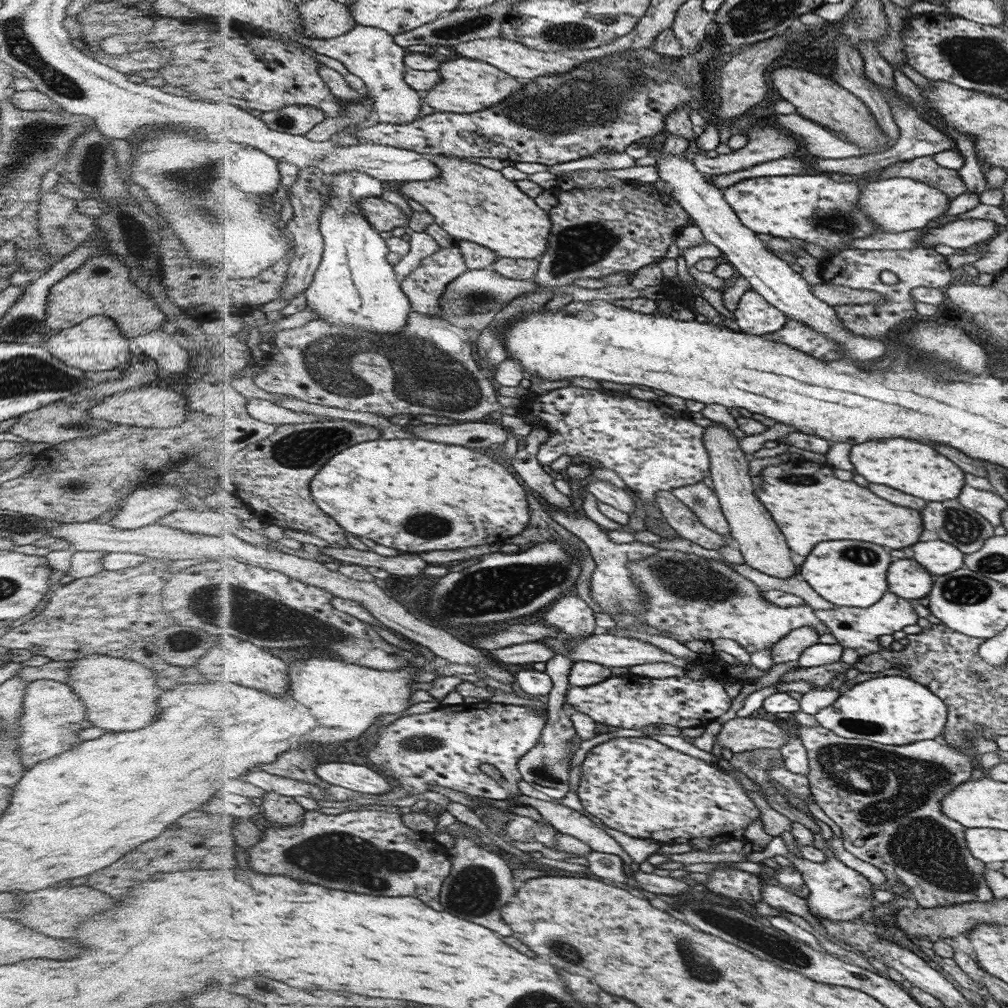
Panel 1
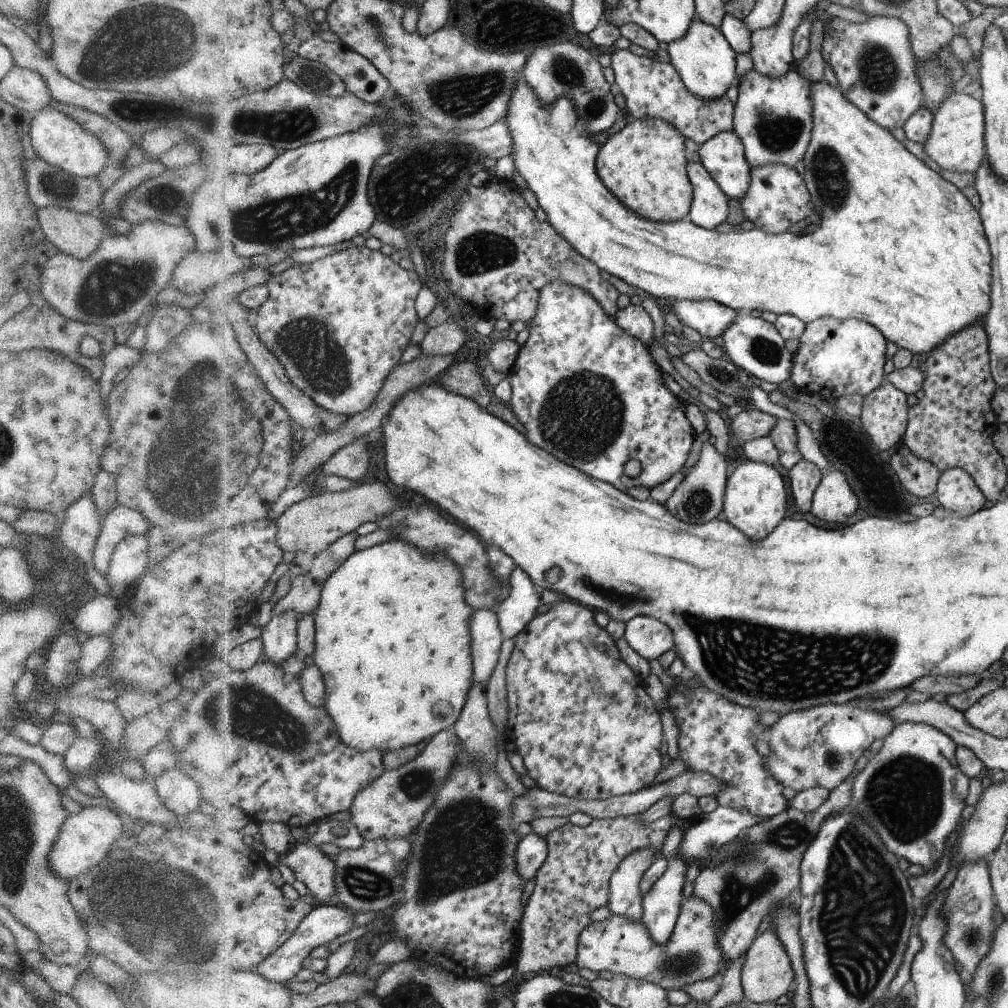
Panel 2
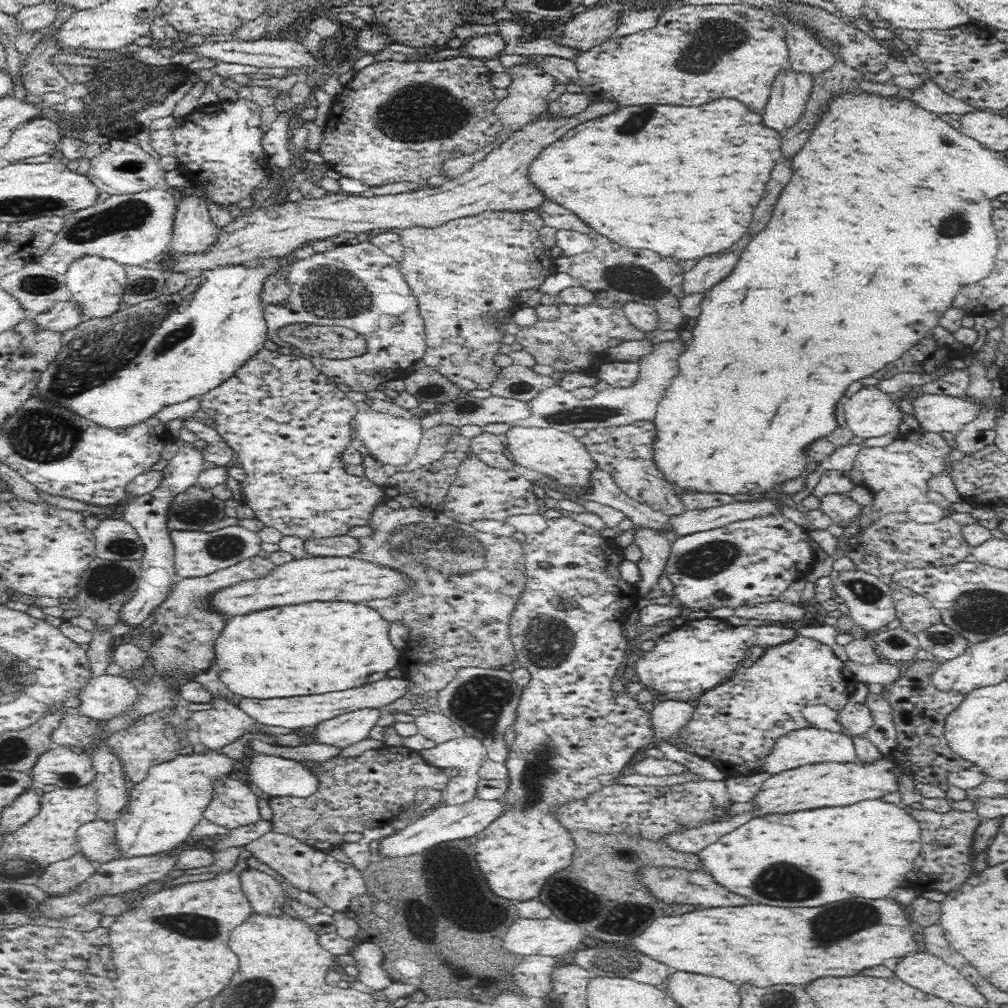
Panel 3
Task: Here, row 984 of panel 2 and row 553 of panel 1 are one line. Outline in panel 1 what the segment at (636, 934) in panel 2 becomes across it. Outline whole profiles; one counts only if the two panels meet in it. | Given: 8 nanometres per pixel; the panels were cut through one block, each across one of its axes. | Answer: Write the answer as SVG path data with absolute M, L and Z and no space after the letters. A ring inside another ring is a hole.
M666 549L627 565L633 583L643 594L641 603L645 610L636 616L682 644L690 640L711 642L716 638L729 638L751 654L772 648L788 633L803 626L814 627L819 636L830 633L830 627L806 602L798 606L778 606L770 599L763 598L762 587L756 587L755 582L726 561Z

